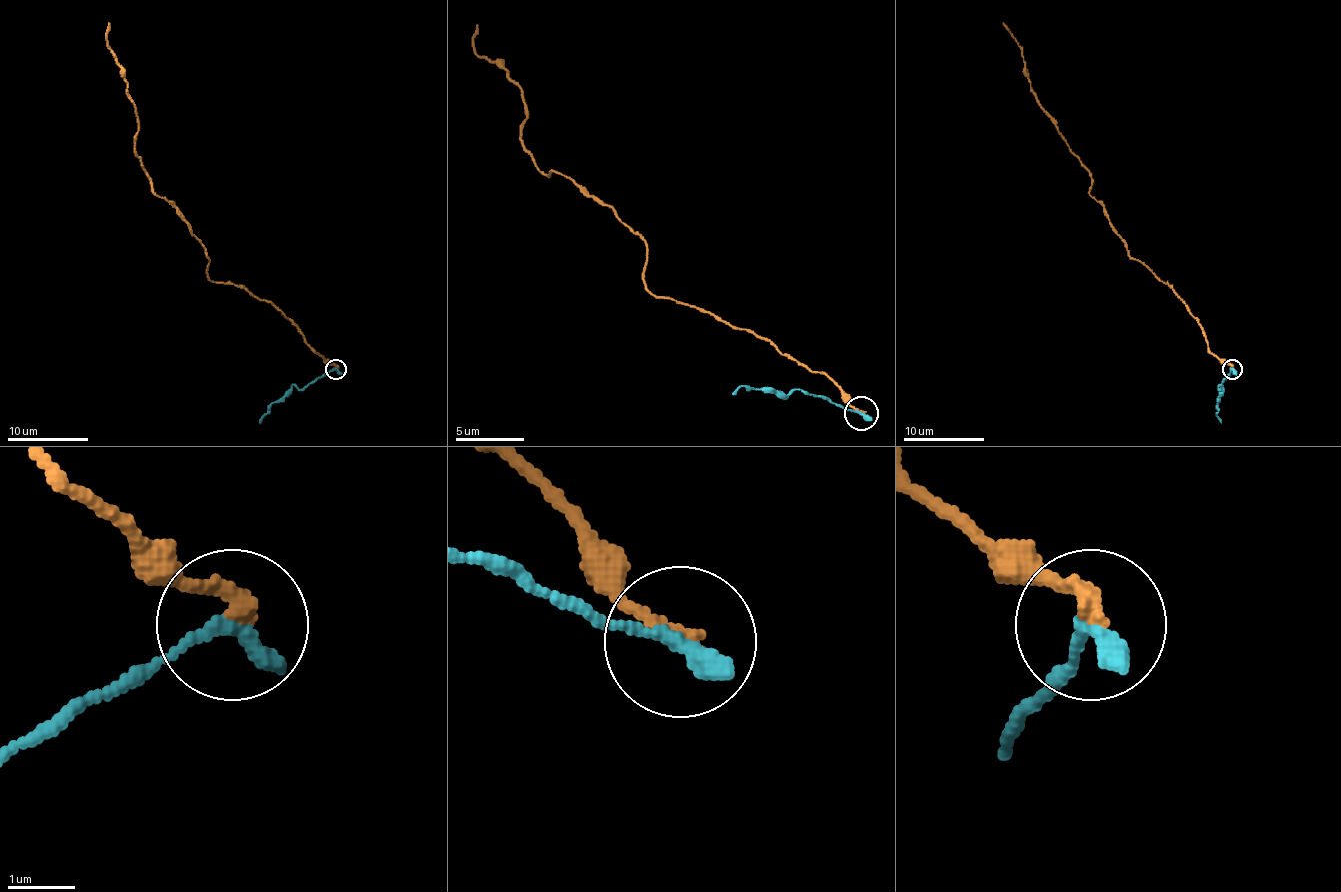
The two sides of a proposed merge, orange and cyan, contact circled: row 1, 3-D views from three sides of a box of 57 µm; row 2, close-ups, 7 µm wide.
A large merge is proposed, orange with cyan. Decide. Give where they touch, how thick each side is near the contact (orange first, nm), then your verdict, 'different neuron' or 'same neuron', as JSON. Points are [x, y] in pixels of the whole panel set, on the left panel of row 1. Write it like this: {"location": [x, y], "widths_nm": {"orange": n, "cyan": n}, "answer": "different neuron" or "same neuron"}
{"location": [335, 369], "widths_nm": {"orange": 260, "cyan": 360}, "answer": "different neuron"}

